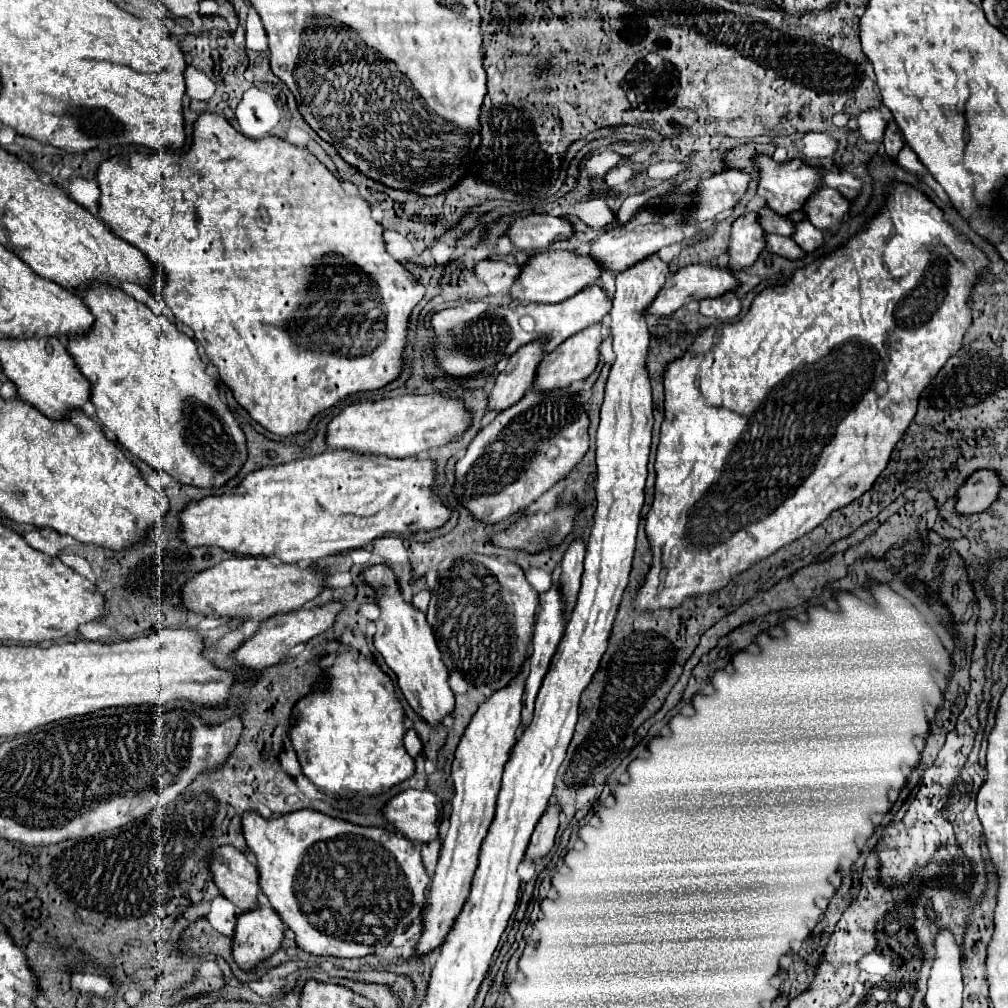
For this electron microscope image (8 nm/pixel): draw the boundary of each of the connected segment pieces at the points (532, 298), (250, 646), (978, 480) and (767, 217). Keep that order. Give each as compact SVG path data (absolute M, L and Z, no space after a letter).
M548 250L530 256L530 260L522 266L522 274L512 286L512 298L518 302L548 302L558 304L572 294L582 292L588 286L598 284L604 268L590 256L582 256L578 252L568 250Z
M336 600L336 602L328 602L328 604L322 604L322 606L314 606L314 608L300 608L300 610L294 610L294 612L276 614L276 616L262 622L260 630L234 652L234 658L236 658L238 664L242 664L246 668L254 668L254 670L274 666L274 664L282 662L286 658L288 650L294 648L296 644L306 644L314 636L320 636L328 628L332 628L334 622L336 622L336 616L342 610L344 610L344 602Z
M990 470L974 472L958 490L956 512L958 514L978 514L988 510L1002 488L1000 478Z
M770 208L760 210L760 224L764 224L764 230L768 234L780 234L780 236L792 236L794 234L794 222L788 220L788 216L776 214Z

